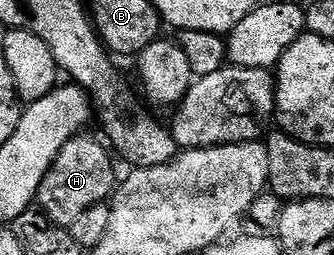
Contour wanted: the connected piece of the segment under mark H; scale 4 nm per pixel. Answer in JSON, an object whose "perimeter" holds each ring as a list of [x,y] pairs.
{"perimeter":[[[77,136],[64,145],[40,185],[39,209],[48,215],[50,221],[65,228],[71,228],[74,220],[78,220],[86,208],[108,202],[118,185],[109,147],[103,141],[95,142],[92,138],[84,137]]]}

